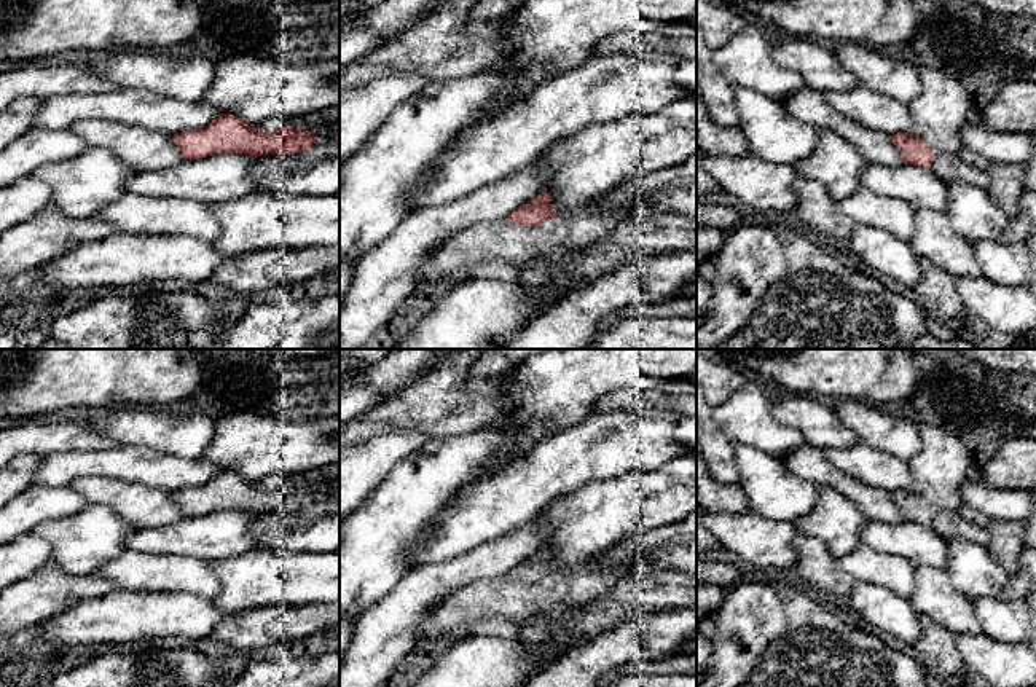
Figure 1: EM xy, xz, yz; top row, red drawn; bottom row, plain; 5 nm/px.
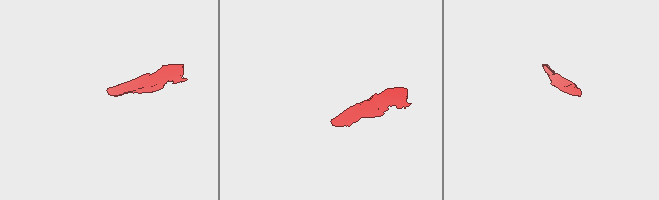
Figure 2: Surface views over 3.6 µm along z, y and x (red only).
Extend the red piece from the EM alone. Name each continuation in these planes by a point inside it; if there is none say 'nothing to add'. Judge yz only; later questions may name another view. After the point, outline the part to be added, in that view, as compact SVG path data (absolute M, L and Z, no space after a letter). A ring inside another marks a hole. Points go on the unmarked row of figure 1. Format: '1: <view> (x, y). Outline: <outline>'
1: yz (950, 525). Outline: M934 507L934 518L929 528L947 542L966 540L987 547L987 544L991 540L991 532L987 528L967 521L958 512L950 512L939 507Z

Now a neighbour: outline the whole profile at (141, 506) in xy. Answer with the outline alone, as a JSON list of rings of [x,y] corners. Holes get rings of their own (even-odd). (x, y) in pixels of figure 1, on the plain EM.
[[[81,477],[70,485],[91,504],[110,507],[134,528],[169,526],[185,518],[172,493],[118,478]]]

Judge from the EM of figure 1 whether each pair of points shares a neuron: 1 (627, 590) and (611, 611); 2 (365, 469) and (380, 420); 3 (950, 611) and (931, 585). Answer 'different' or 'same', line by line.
1: same
2: different
3: same

